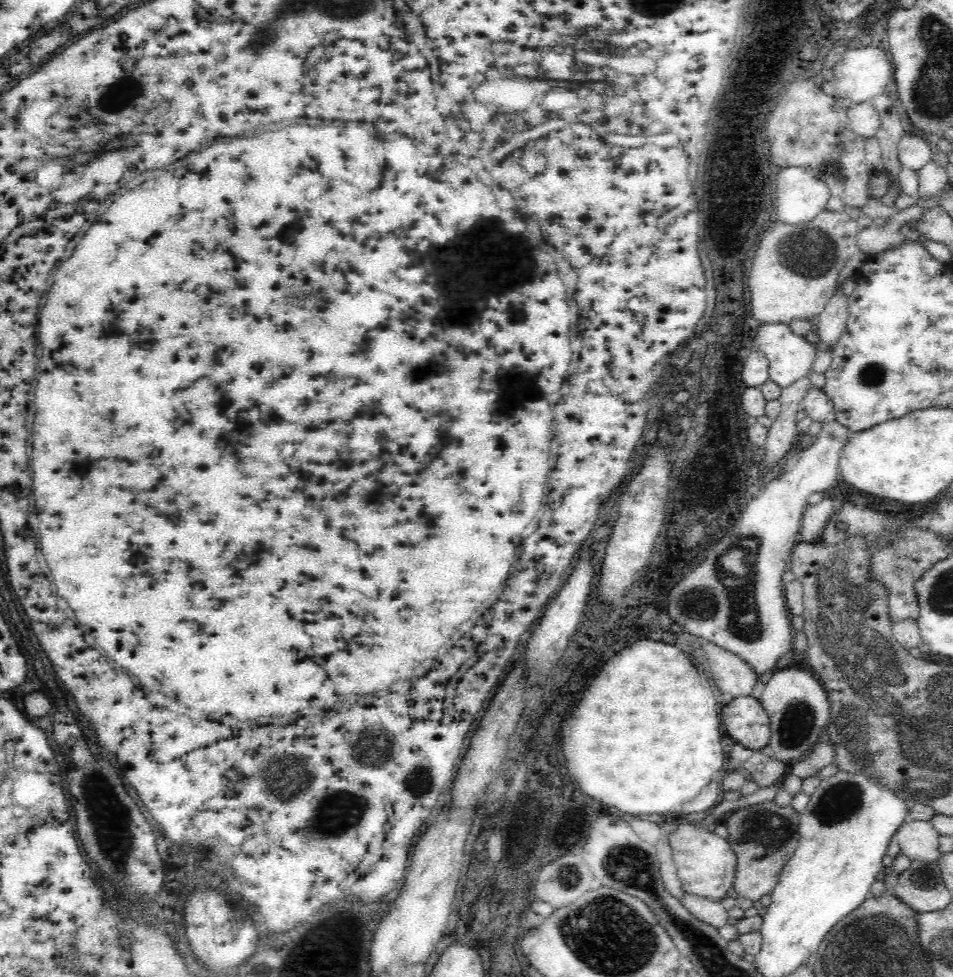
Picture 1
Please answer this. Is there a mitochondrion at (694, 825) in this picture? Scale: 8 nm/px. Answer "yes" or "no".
no

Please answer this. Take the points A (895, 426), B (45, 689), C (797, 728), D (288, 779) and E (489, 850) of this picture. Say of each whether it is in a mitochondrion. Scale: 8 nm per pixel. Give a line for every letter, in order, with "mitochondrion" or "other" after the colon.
A: other
B: other
C: mitochondrion
D: mitochondrion
E: other

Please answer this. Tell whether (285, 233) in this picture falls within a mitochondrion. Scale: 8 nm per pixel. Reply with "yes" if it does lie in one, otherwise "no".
no

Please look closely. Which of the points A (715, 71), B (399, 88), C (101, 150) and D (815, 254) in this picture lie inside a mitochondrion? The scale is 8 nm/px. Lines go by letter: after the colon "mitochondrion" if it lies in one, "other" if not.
A: other
B: other
C: other
D: mitochondrion

